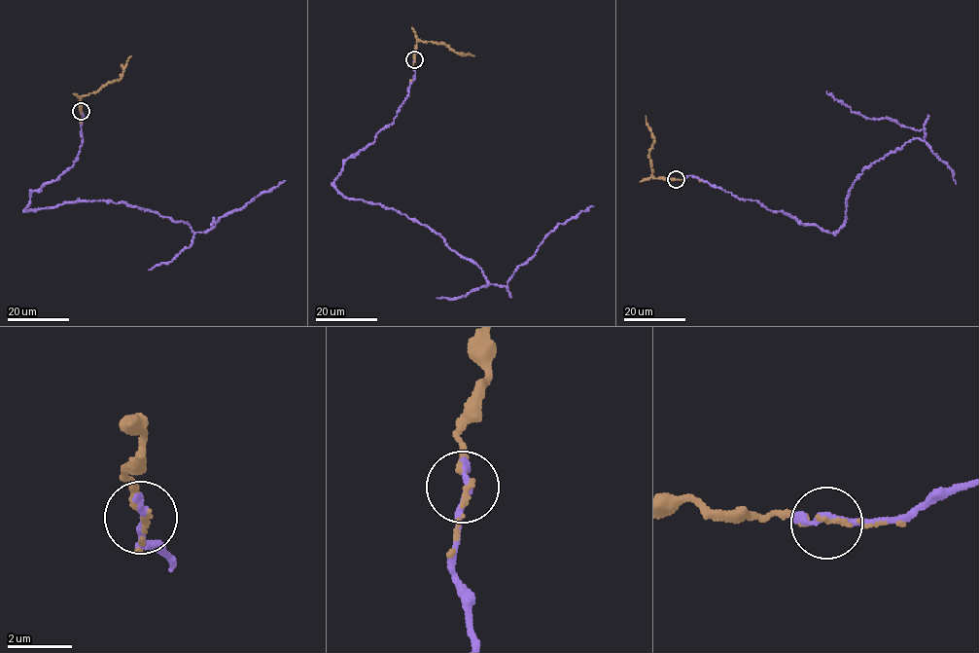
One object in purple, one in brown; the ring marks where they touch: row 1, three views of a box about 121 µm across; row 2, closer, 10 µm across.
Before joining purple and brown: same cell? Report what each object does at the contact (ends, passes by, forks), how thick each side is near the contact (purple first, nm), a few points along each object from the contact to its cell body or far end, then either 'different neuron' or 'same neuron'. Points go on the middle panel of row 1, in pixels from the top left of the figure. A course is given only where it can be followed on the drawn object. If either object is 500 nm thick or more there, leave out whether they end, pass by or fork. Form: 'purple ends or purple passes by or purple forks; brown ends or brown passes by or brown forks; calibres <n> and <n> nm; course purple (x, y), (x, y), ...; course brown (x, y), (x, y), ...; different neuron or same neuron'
purple ends; brown passes by; calibres 280 and 100 nm; course purple (414, 58), (393, 123), (344, 162), (333, 182), (349, 199), (428, 226), (500, 286), (558, 224), (593, 205); course brown (414, 58), (419, 40), (445, 44), (459, 54), (473, 55); same neuron

